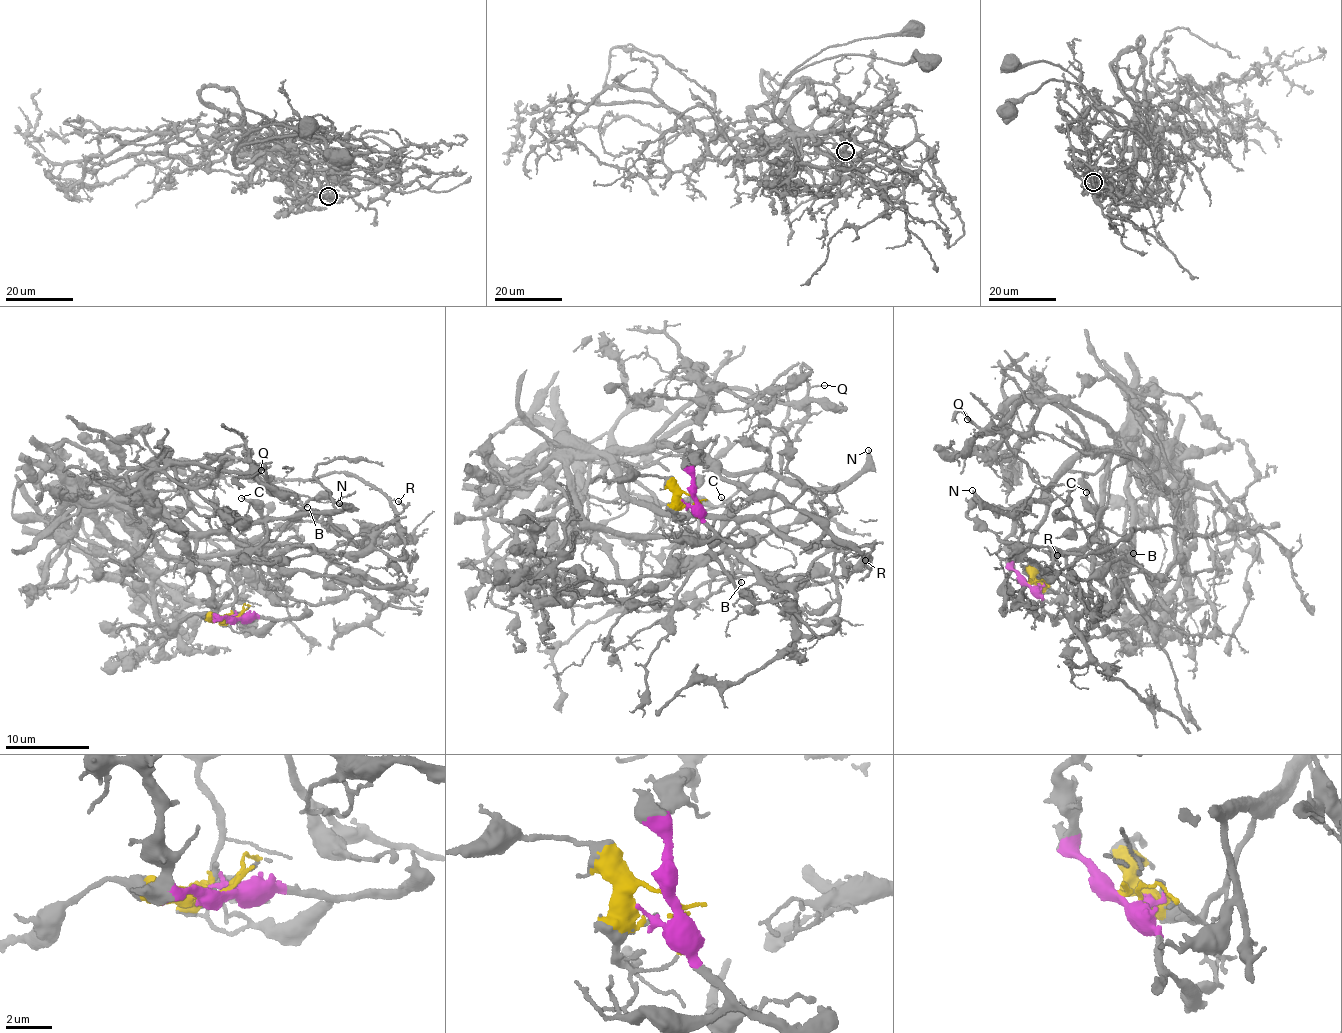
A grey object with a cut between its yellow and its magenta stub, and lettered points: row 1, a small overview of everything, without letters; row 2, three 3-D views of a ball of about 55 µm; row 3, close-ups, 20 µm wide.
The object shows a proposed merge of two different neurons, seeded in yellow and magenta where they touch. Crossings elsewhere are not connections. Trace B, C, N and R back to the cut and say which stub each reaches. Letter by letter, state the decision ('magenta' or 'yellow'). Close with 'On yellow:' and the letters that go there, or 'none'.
B: yellow
C: yellow
N: magenta
R: magenta
On yellow: B, C

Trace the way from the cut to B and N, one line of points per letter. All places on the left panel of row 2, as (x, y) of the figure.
B: (235, 618), (223, 619), (235, 591), (228, 571), (278, 551), (284, 523), (303, 505), (290, 503), (307, 506)
N: (235, 618), (215, 615), (211, 582), (193, 557), (198, 541), (236, 522), (335, 515), (346, 509), (338, 502)

